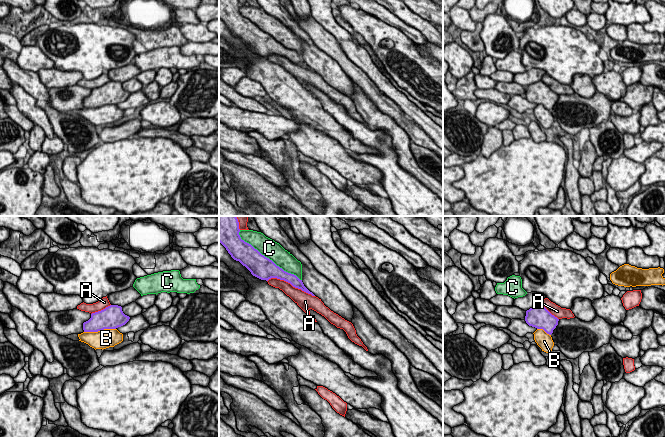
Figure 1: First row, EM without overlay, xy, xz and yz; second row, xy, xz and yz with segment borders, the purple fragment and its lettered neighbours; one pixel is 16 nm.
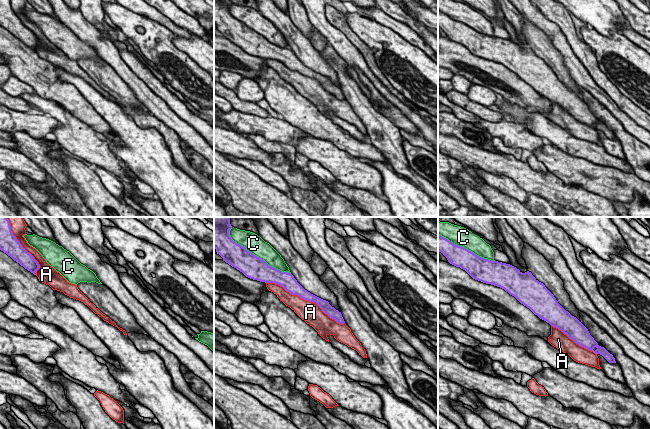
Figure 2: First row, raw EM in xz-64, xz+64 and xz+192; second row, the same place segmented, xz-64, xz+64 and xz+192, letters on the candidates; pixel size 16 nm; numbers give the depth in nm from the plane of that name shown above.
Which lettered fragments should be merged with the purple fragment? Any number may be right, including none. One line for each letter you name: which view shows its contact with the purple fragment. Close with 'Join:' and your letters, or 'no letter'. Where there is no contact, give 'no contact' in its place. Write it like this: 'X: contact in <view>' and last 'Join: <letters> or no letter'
A: contact in xz
Join: A

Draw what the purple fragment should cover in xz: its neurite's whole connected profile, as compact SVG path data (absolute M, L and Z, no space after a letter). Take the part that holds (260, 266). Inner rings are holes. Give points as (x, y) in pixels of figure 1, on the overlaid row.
M219 216L219 242L226 248L231 257L239 261L245 266L253 276L266 280L269 285L279 288L287 296L289 296L307 315L310 315L310 309L324 316L331 324L337 328L343 329L348 338L355 344L362 346L366 351L367 347L363 344L361 339L357 336L356 330L353 324L338 314L331 311L324 303L310 292L296 275L284 271L282 268L277 266L272 260L262 255L257 249L251 244L241 239L239 232L241 230L249 230L247 227L248 217L247 216Z

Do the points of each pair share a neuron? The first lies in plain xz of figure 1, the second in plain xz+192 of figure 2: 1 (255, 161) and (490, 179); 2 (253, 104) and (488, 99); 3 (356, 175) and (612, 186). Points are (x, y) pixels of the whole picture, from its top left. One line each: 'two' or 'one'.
1: one
2: two
3: one

